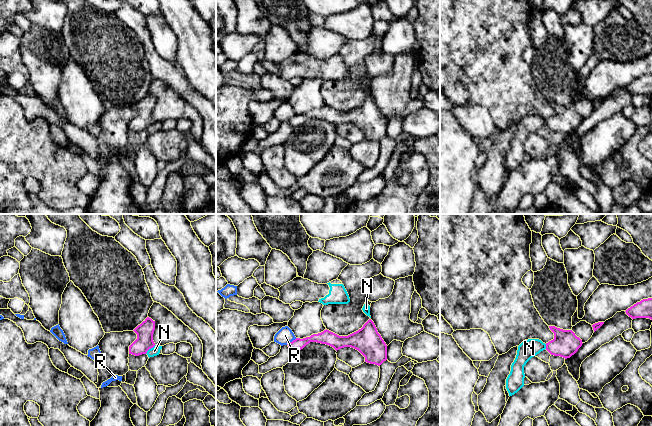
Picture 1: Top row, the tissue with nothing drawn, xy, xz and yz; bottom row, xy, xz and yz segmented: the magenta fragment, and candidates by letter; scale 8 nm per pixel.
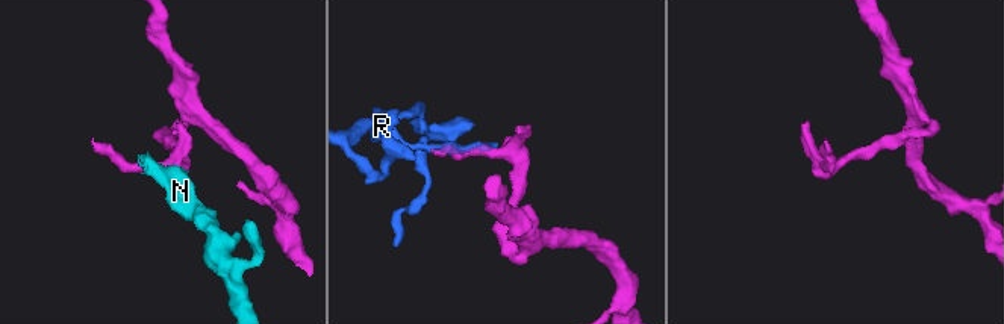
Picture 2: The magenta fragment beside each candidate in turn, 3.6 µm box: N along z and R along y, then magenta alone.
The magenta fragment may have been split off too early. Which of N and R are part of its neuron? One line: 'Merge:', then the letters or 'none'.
Merge: none

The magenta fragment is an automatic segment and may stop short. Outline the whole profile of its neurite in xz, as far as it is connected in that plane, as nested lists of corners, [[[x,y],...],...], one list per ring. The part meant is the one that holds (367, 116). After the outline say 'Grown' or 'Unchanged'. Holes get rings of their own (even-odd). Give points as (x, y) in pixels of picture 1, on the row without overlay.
[[[371,95],[361,105],[348,112],[339,112],[326,105],[310,113],[296,114],[287,121],[293,128],[296,128],[310,118],[329,121],[336,127],[344,123],[354,124],[365,133],[365,138],[378,142],[387,136],[387,121]]]. Unchanged

